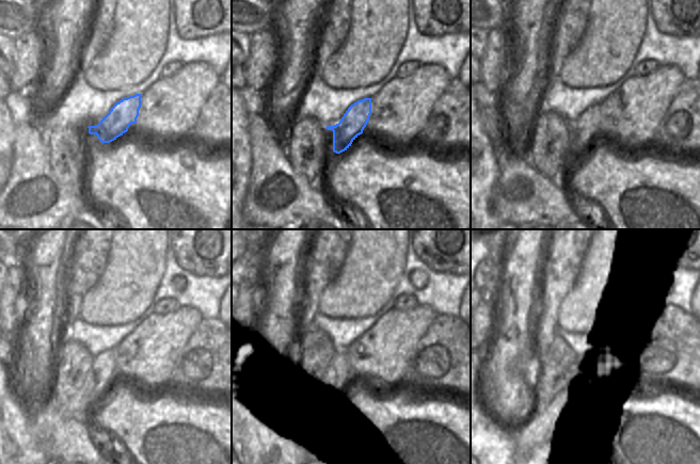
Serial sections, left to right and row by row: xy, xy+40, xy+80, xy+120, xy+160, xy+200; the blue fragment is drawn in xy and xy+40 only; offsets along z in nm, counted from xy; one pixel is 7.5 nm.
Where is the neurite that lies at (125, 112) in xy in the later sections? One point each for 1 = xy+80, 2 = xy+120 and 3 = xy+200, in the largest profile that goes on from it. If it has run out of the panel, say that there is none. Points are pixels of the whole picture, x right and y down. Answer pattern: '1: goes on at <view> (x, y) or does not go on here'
1: goes on at xy+80 (585, 128)
2: goes on at xy+120 (105, 370)
3: goes on at xy+200 (528, 431)

